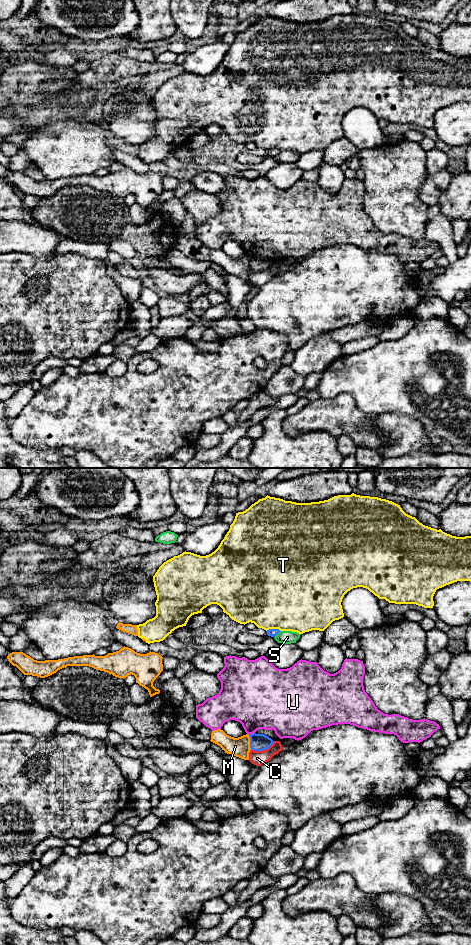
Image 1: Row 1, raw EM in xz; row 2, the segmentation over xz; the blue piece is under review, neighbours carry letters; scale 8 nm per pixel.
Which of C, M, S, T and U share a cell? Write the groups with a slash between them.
C / M T / S / U

